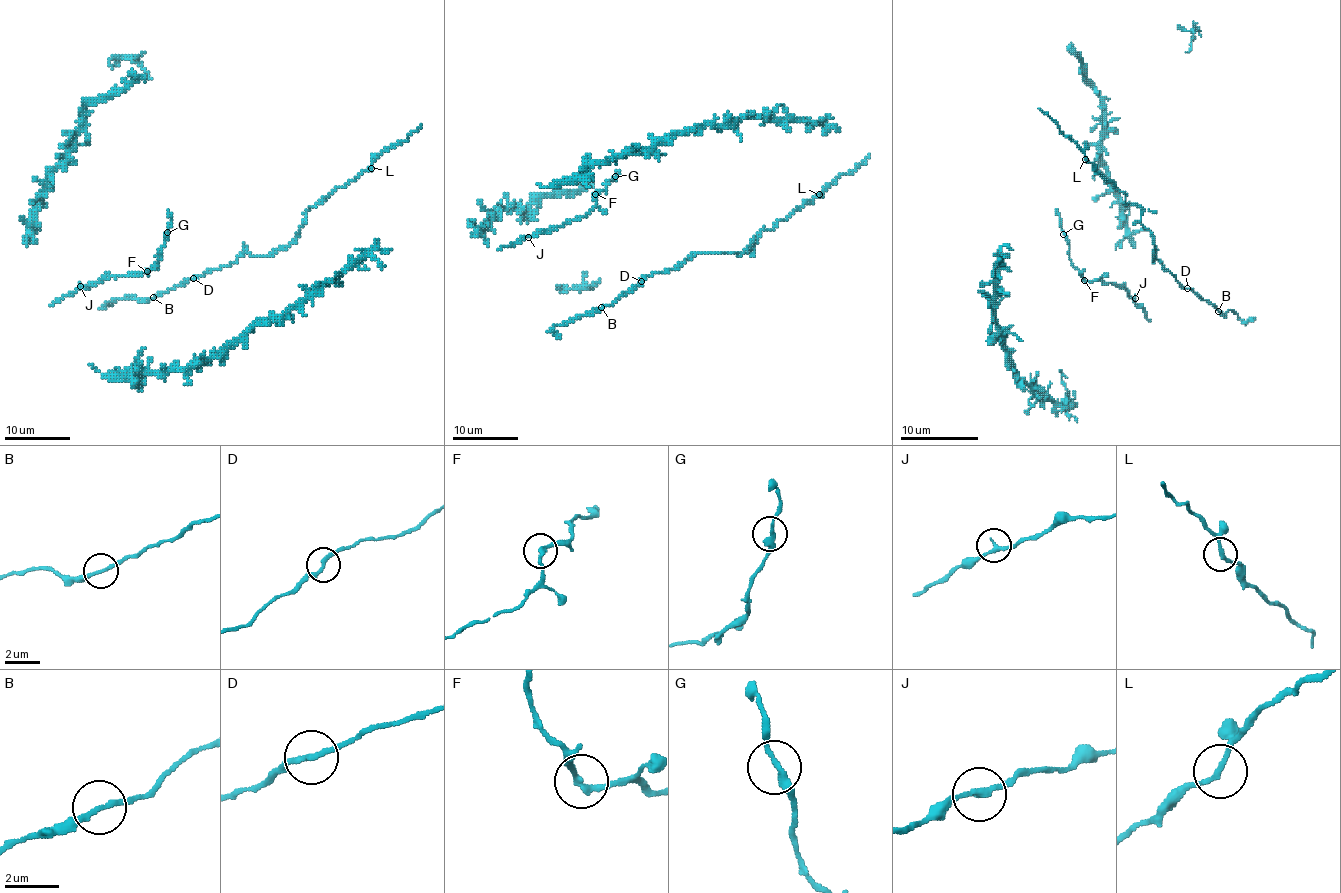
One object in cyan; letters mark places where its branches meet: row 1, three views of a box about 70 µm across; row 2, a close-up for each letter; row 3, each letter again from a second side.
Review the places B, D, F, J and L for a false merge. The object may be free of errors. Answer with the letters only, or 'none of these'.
none of these

